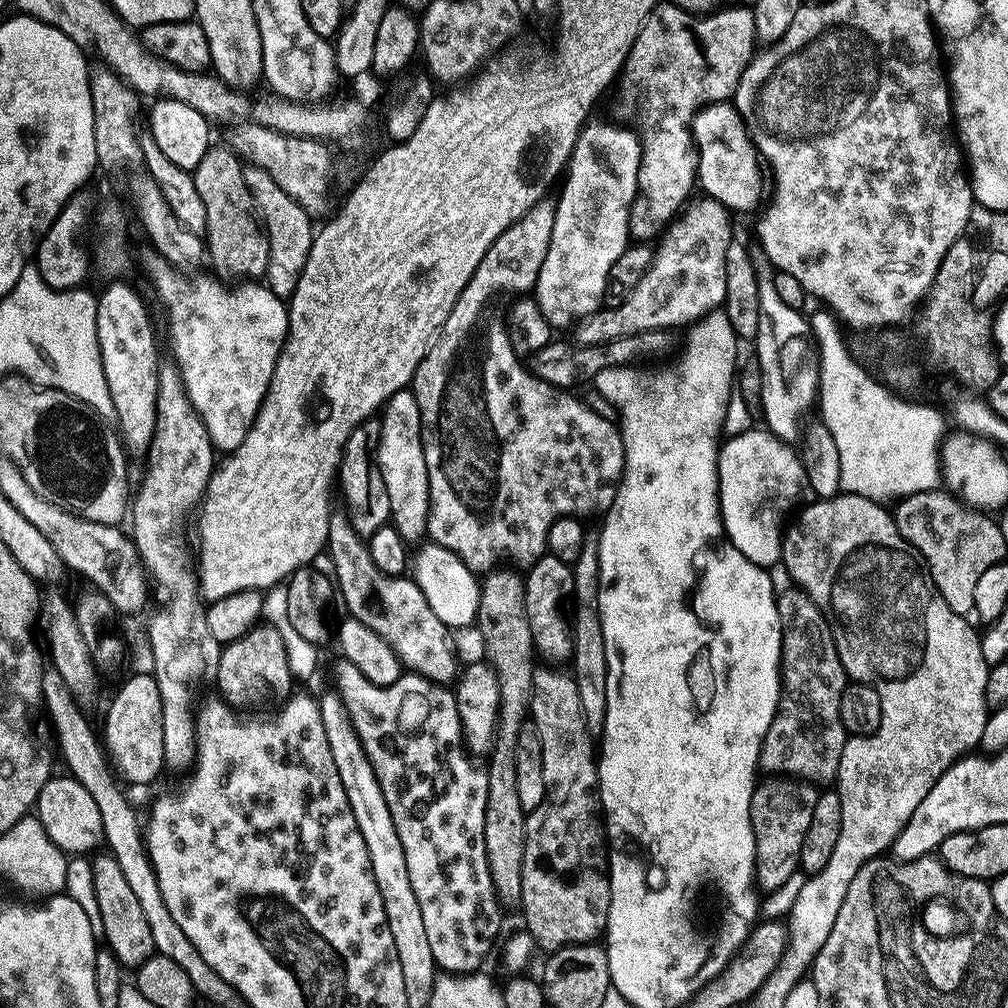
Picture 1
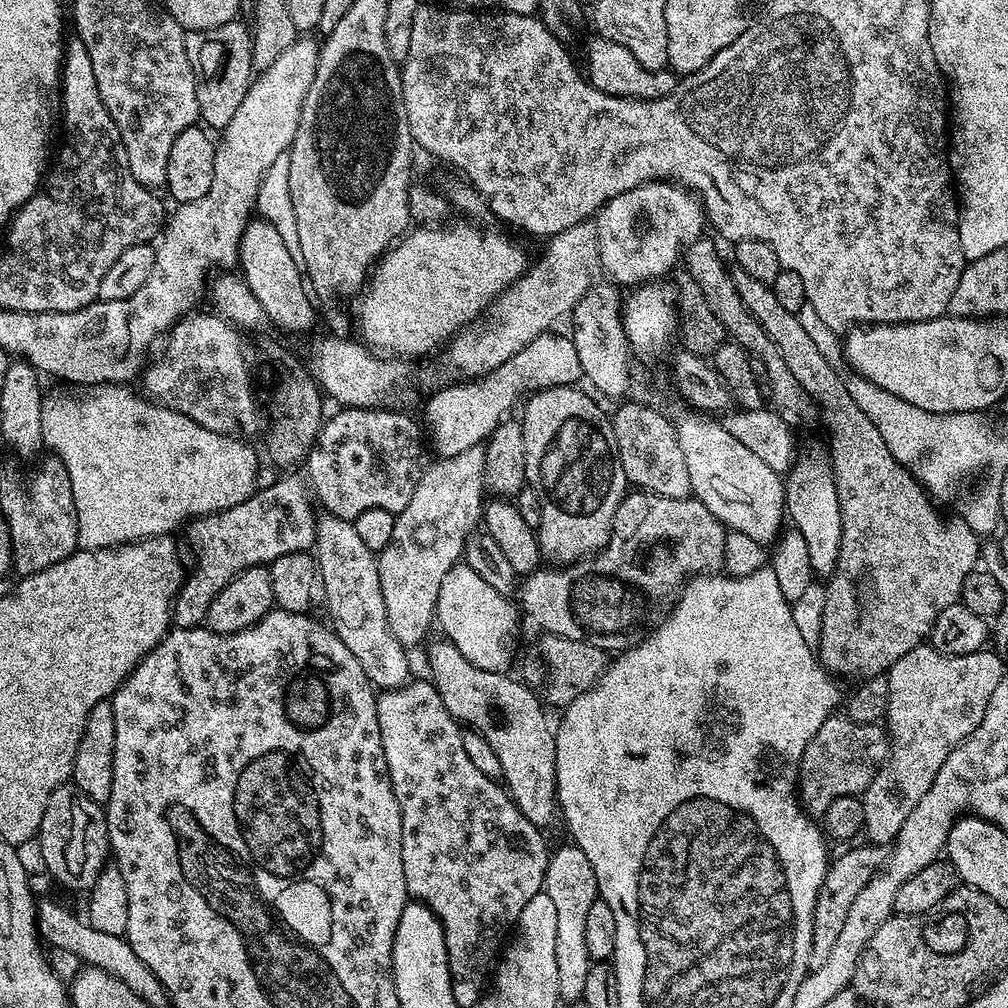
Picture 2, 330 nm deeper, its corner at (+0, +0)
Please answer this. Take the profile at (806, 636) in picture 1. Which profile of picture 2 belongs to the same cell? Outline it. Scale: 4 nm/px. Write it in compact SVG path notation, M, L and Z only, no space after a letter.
M736 270L732 272L732 281L738 290L738 298L742 298L748 313L758 321L762 326L762 330L766 330L766 334L770 334L770 342L774 342L774 346L778 346L782 359L786 362L787 368L790 369L790 374L794 374L798 386L802 386L802 390L806 390L806 394L810 394L810 398L816 403L819 419L822 421L822 424L824 420L825 426L828 427L828 436L832 439L830 455L832 458L832 473L836 479L836 489L838 490L840 513L842 514L842 538L840 539L836 569L832 571L831 576L827 577L826 580L825 610L822 611L822 630L818 643L820 665L837 678L844 678L844 676L856 676L855 678L883 676L894 662L898 662L898 658L902 658L902 654L921 647L931 637L932 627L938 618L938 614L942 614L942 610L946 610L946 606L957 603L961 599L960 591L962 590L963 582L972 571L978 568L980 549L982 547L981 537L977 536L974 530L970 530L970 526L963 519L960 519L961 521L943 520L940 517L939 510L932 505L934 503L933 497L929 495L924 485L920 483L919 479L909 469L893 458L890 454L890 446L886 446L886 442L882 442L882 434L878 434L878 426L874 426L874 422L870 422L870 418L866 418L862 406L858 406L858 402L854 402L854 398L850 398L850 390L845 377L840 377L832 369L835 368L833 361L826 359L822 354L822 350L818 350L818 346L814 346L814 338L810 338L810 334L806 334L806 330L802 330L802 322L799 315L784 309L778 303L778 298L774 298L771 287L758 282L758 278L750 278L750 274Z

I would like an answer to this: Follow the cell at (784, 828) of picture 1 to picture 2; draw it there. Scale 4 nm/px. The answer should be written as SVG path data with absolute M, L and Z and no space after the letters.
M844 714L828 716L806 744L800 763L800 806L813 818L823 818L830 802L843 796L860 796L888 756L890 741L880 724L855 723Z

